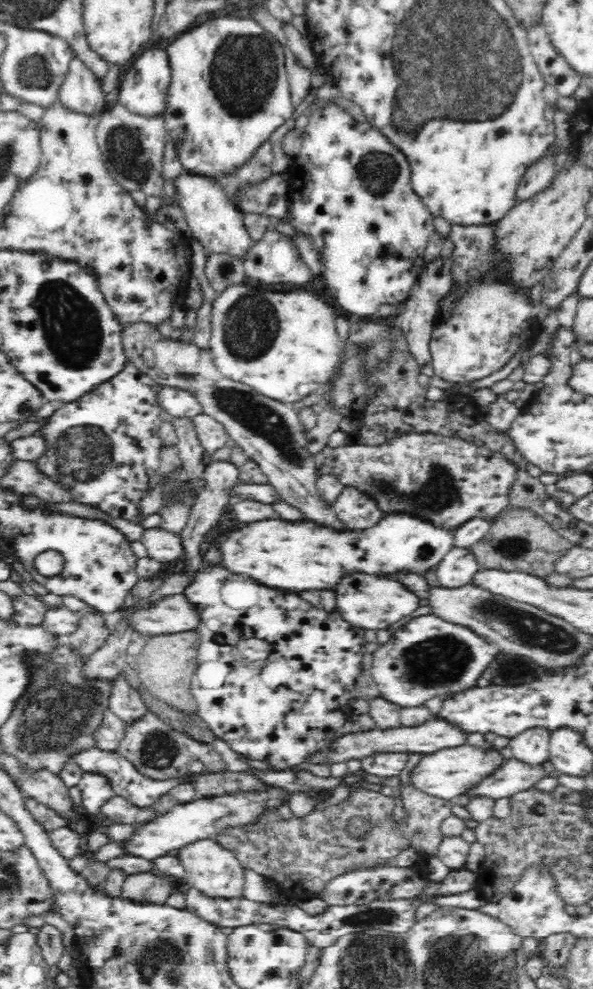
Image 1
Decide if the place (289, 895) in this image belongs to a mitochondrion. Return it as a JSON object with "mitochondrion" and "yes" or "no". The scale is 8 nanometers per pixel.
{"mitochondrion":"no"}

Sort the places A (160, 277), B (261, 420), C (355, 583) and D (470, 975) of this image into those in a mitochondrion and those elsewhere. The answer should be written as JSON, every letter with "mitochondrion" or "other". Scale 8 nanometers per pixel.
{"A":"other","B":"mitochondrion","C":"other","D":"mitochondrion"}

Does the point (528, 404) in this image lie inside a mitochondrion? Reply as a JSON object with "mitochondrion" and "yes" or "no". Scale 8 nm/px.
{"mitochondrion":"no"}

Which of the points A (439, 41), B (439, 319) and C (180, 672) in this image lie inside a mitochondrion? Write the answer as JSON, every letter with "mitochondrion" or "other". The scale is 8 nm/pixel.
{"A":"mitochondrion","B":"other","C":"other"}

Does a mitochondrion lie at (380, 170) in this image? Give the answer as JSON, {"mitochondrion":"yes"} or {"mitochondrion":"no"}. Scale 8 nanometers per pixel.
{"mitochondrion":"yes"}

